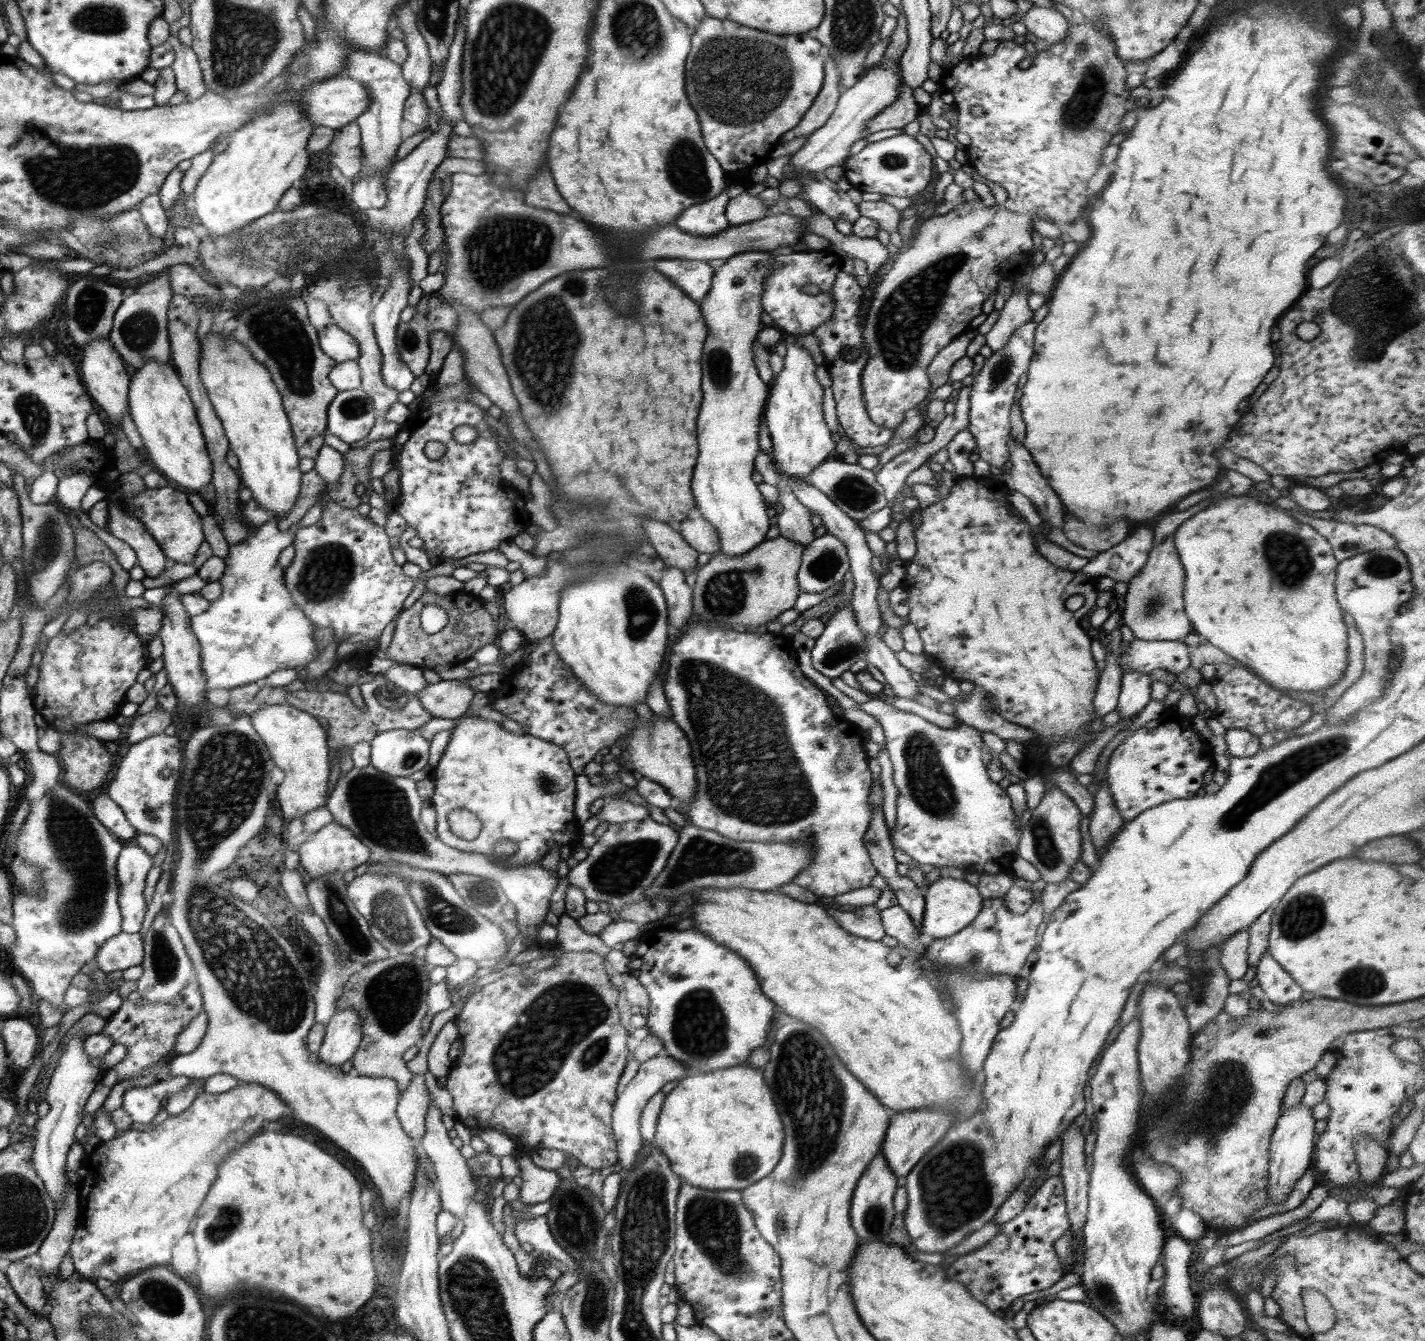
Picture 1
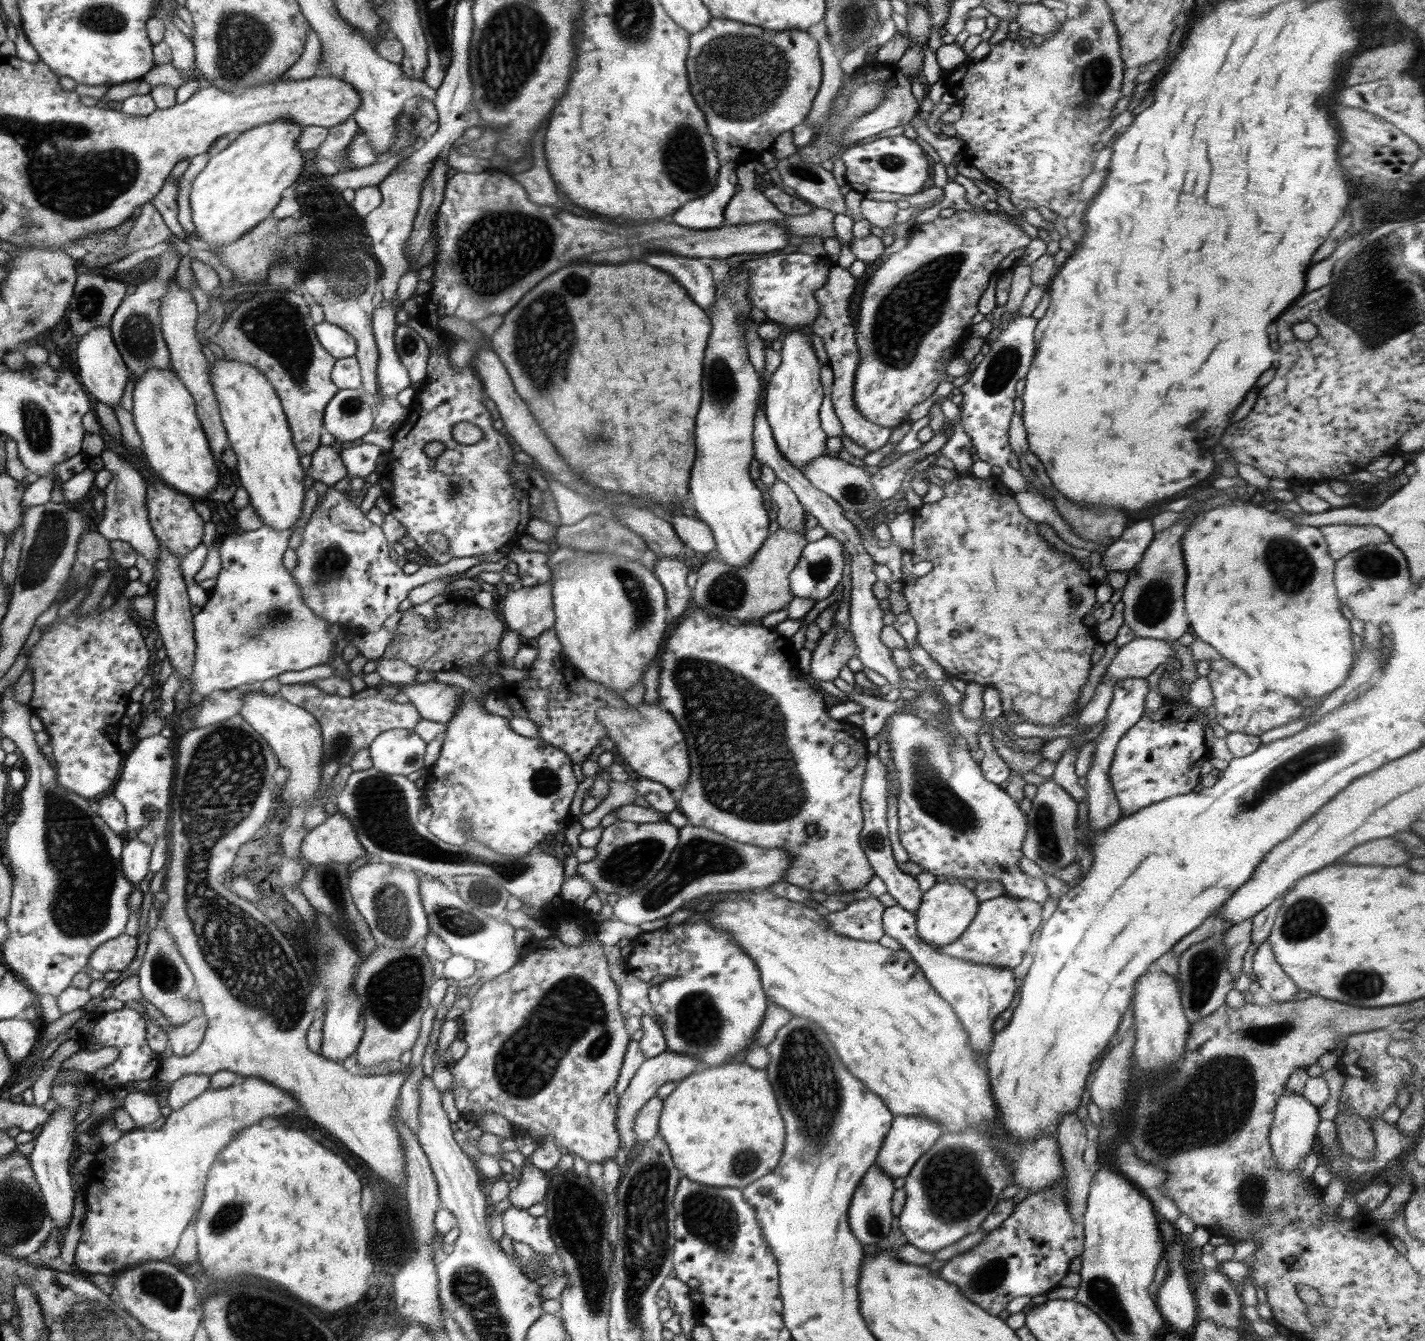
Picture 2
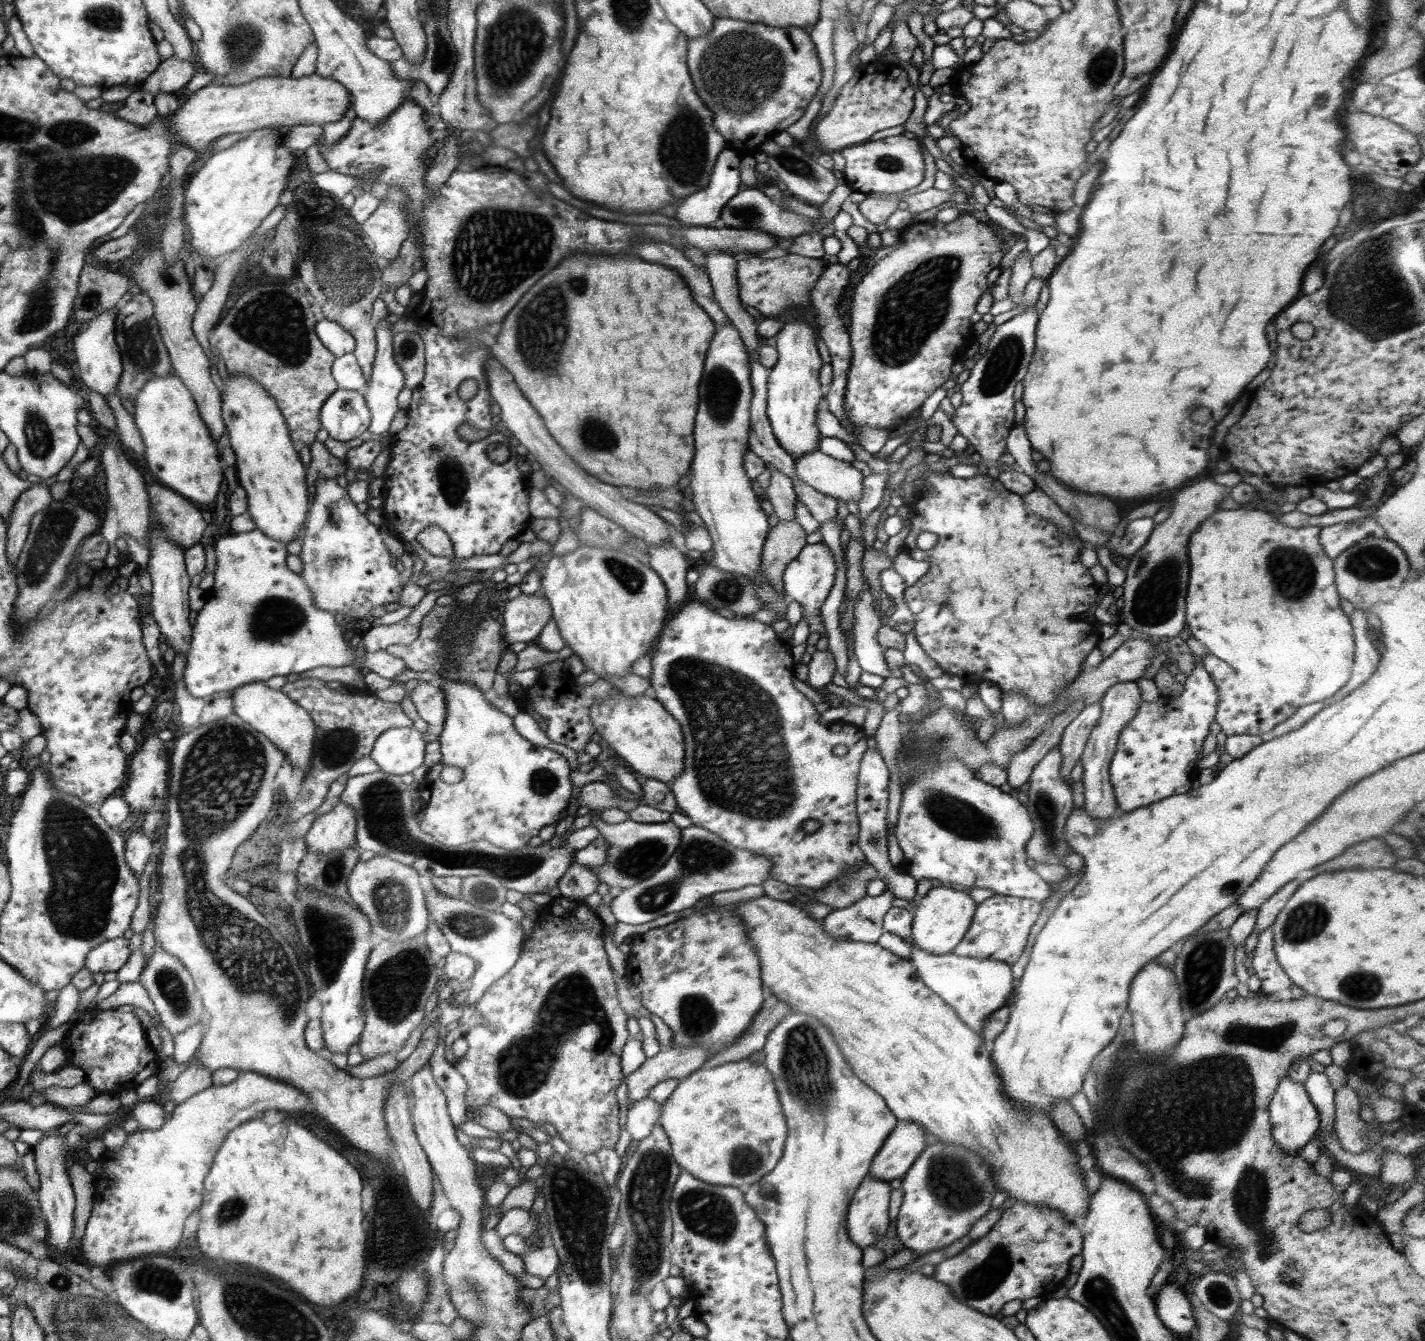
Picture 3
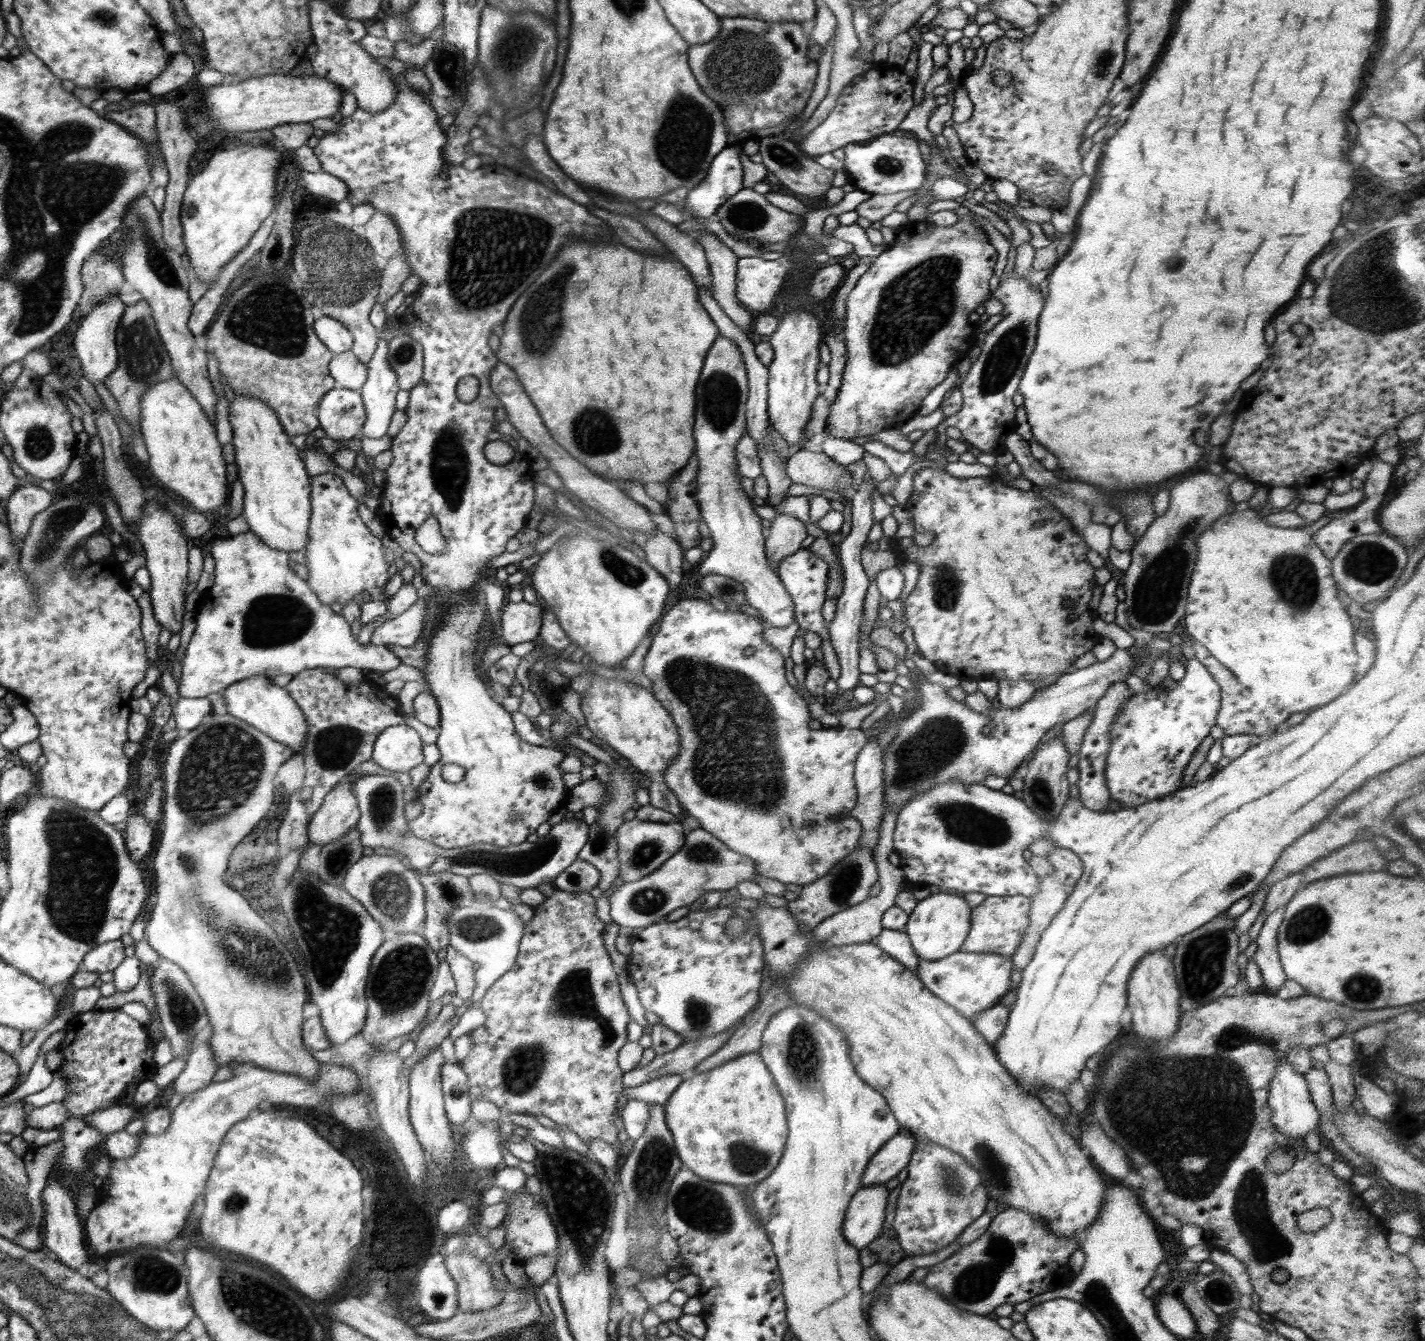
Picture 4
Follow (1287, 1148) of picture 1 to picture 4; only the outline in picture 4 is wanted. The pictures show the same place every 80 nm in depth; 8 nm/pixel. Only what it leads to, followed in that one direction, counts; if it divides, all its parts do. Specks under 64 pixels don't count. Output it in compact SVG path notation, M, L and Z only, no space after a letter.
M1283 1058L1279 1066L1276 1067L1275 1075L1269 1085L1270 1120L1282 1134L1291 1136L1291 1138L1305 1137L1308 1132L1317 1128L1320 1123L1320 1113L1312 1101L1305 1075L1298 1074L1293 1070L1293 1066L1287 1061L1287 1058Z

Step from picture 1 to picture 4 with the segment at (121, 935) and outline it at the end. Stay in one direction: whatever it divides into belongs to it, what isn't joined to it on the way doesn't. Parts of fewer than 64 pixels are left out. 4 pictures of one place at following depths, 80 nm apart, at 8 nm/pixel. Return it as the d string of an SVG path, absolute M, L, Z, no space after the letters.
M121 940L104 942L86 953L81 970L103 974L113 972L124 961L124 944Z

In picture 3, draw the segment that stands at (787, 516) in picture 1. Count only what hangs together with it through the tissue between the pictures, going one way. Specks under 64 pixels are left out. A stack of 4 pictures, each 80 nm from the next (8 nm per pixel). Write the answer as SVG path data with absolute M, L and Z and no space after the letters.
M766 464L765 468L770 471L770 485L764 497L772 503L774 513L780 521L794 521L797 497L792 481L771 464Z

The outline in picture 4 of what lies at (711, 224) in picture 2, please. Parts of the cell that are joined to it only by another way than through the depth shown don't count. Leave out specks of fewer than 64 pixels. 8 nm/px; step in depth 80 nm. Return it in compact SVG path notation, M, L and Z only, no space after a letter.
M735 144L720 151L710 163L703 182L690 190L685 210L695 218L710 218L731 196L742 190L741 145Z

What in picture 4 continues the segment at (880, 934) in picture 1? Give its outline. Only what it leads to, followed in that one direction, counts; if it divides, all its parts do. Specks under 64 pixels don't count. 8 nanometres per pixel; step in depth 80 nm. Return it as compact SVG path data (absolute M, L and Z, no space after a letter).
M889 806L884 811L882 824L880 824L880 832L878 834L878 846L874 850L873 858L877 864L879 874L878 883L881 886L880 892L869 900L859 905L848 908L848 910L837 912L813 928L813 935L817 945L822 947L840 946L847 944L863 944L870 943L876 938L883 929L881 918L888 907L895 904L896 895L901 891L902 884L905 881L904 871L897 865L893 865L889 861L890 853L893 853L894 842L893 833L896 826L898 813L902 806Z

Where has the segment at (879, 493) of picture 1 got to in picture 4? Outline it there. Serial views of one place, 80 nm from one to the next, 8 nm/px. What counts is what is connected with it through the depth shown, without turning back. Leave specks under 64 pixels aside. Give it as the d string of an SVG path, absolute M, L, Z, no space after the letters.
M800 449L787 458L786 472L794 484L822 489L827 495L831 491L852 489L852 474L821 450Z

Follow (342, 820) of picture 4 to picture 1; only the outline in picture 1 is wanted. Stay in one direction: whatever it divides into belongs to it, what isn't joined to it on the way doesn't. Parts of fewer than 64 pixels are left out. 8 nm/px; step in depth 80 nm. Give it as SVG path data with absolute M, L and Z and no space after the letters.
M335 822L329 823L311 834L308 840L300 846L299 855L299 865L308 872L311 879L330 874L336 870L344 873L348 870L354 870L373 858L368 845L364 845L363 841L358 840L351 830Z

